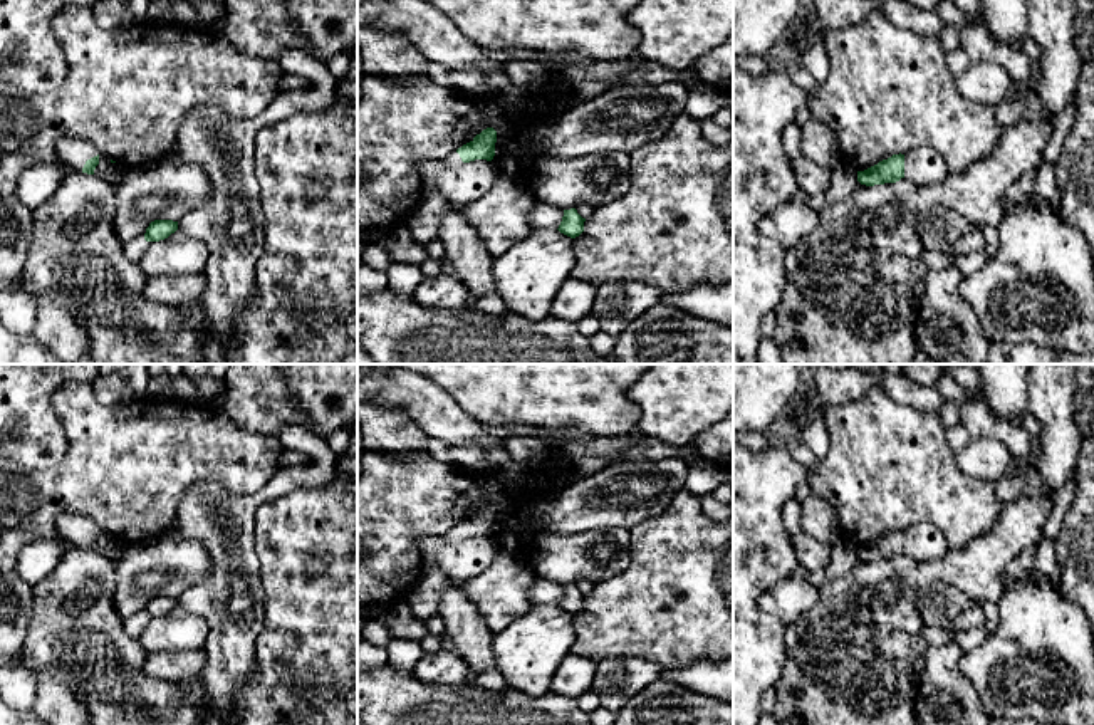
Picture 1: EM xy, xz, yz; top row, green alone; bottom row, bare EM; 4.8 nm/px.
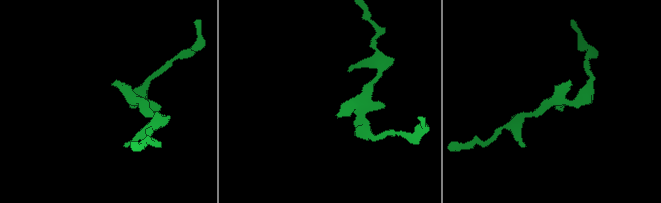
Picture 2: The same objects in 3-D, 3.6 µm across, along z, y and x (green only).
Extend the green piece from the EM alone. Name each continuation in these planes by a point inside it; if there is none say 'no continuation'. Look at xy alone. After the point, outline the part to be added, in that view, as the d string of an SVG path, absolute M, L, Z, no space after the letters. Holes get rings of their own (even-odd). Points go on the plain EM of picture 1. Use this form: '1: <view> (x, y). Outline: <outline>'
1: xy (74, 527). Outline: M60 515L59 532L69 539L76 547L82 547L87 535L97 532L94 520L84 515Z

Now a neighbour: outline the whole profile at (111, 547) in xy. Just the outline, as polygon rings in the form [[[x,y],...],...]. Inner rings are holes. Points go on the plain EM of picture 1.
[[[99,530],[99,540],[96,542],[94,550],[114,562],[117,557],[122,555],[126,547],[128,547],[126,542],[112,539],[107,532]]]

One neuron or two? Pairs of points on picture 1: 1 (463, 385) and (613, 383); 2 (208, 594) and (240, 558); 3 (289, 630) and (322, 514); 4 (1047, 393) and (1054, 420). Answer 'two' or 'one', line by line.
1: one
2: one
3: one
4: one

